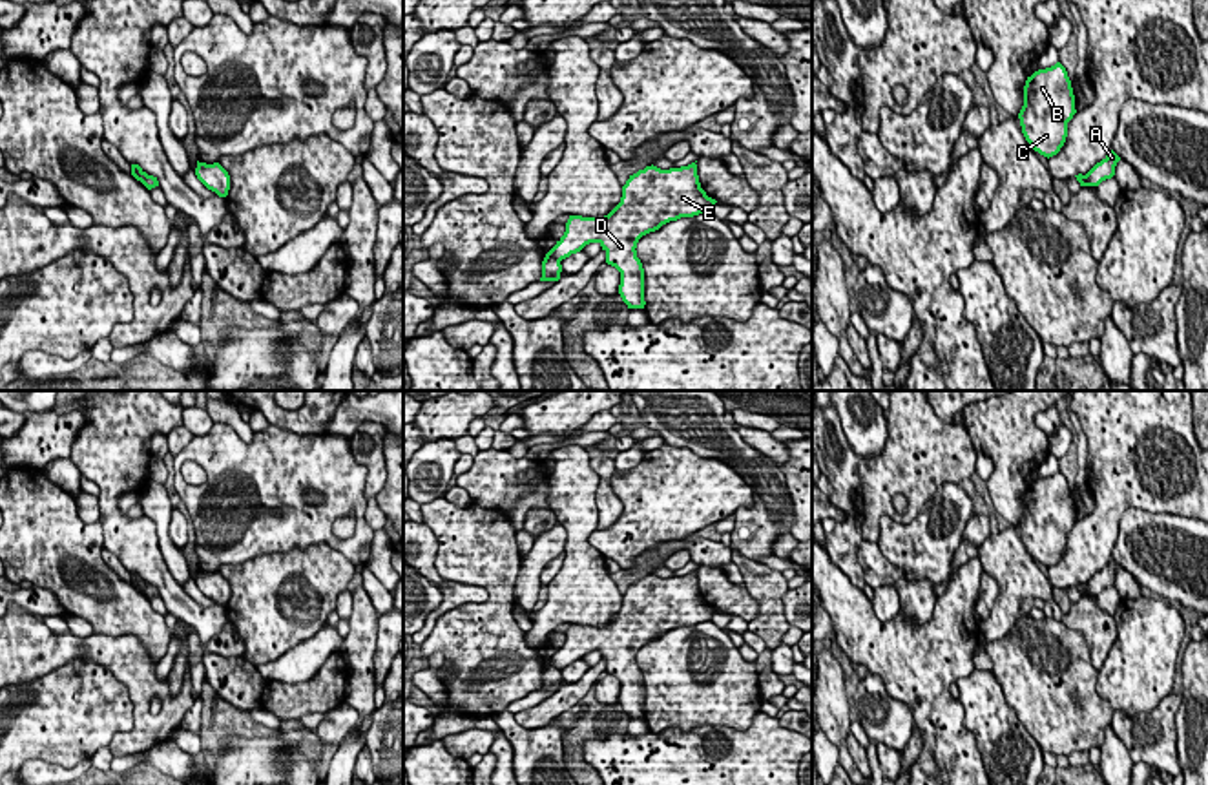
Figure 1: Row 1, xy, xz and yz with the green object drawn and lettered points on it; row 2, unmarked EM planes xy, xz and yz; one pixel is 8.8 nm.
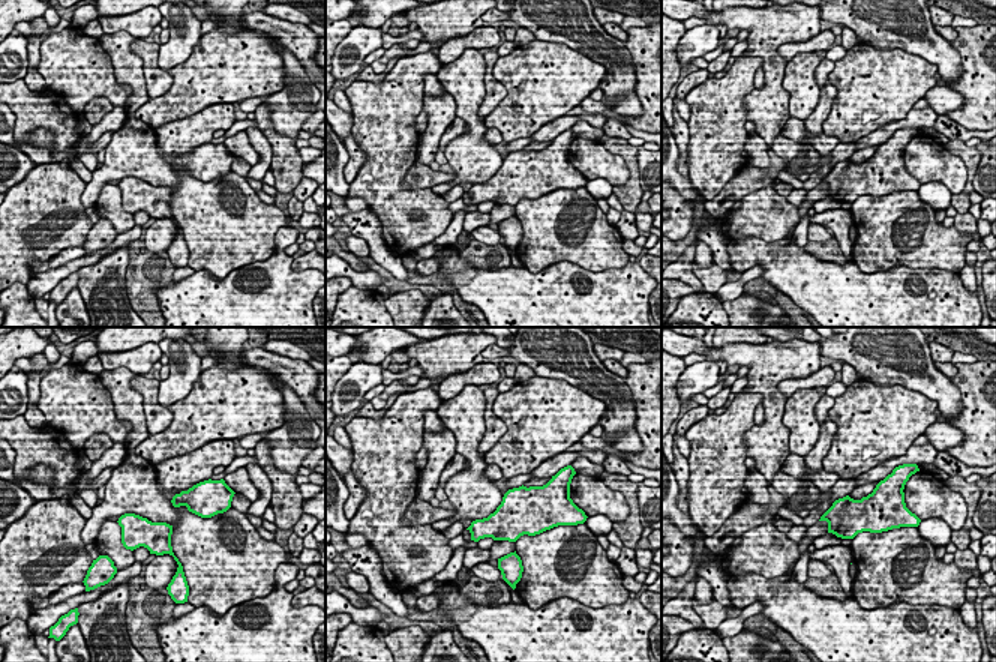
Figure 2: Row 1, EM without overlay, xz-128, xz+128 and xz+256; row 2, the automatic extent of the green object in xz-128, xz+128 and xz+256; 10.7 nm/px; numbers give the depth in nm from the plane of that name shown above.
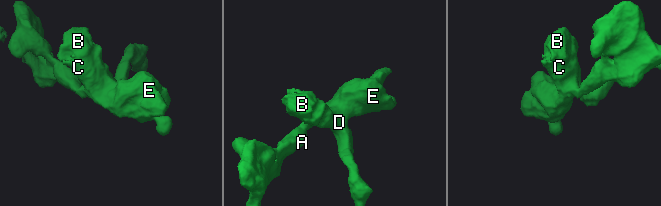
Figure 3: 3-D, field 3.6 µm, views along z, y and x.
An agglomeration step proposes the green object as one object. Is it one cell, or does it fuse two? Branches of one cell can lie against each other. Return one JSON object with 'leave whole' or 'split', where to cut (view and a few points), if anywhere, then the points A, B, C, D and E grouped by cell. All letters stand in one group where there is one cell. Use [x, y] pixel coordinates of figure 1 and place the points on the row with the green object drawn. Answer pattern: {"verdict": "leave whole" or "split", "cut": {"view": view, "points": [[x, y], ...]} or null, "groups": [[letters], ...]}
{"verdict": "split", "cut": {"view": "xz", "points": [[548, 252], [559, 261]]}, "groups": [["A"], ["B", "C", "D", "E"]]}

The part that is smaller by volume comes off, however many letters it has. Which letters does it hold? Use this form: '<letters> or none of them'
B, C, D, E

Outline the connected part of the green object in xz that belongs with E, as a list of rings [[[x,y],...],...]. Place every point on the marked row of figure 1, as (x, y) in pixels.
[[[695,162],[670,170],[651,164],[630,175],[620,203],[608,215],[569,215],[564,236],[547,254],[562,261],[599,243],[606,263],[620,272],[622,301],[628,309],[644,309],[644,268],[635,250],[639,239],[670,221],[712,212],[715,203],[701,188]]]

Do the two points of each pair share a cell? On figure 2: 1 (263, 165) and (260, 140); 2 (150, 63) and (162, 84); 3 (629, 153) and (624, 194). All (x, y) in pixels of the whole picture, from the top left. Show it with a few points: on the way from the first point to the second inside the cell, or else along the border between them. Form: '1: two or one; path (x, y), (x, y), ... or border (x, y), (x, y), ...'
1: one; path (264, 159), (261, 146)
2: one; path (150, 68), (158, 80)
3: one; path (632, 164), (633, 183)

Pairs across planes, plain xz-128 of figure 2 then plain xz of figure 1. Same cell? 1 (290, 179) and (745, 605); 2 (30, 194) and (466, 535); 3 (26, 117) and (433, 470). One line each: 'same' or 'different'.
1: different
2: same
3: different

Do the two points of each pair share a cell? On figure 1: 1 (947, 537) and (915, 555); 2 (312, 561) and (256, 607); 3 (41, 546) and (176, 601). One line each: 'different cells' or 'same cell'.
1: same cell
2: same cell
3: different cells

